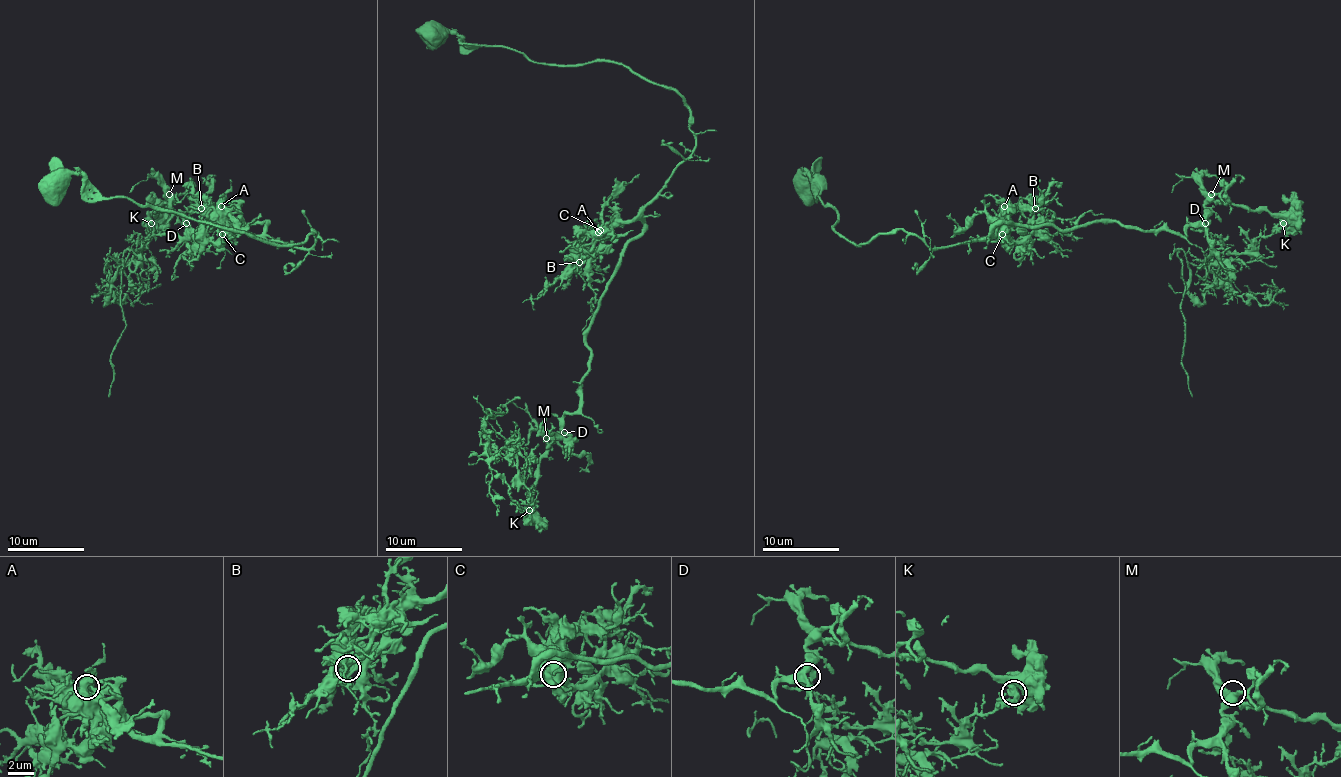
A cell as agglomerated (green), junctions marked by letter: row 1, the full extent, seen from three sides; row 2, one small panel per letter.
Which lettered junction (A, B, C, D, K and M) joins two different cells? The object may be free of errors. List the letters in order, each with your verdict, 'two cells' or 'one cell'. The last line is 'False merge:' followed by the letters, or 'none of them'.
A: one cell
B: one cell
C: one cell
D: one cell
K: two cells
M: one cell
False merge: K

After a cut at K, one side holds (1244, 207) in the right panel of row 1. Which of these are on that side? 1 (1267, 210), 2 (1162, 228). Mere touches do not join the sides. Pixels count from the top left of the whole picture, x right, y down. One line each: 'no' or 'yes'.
1: yes
2: yes

